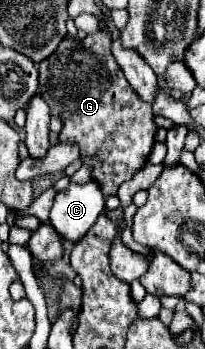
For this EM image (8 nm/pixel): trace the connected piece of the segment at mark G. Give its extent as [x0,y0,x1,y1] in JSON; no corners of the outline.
[39,30,157,196]

